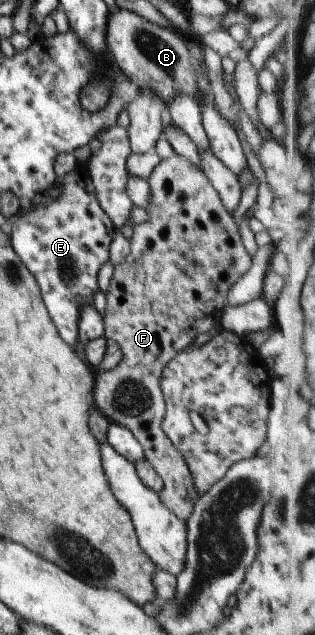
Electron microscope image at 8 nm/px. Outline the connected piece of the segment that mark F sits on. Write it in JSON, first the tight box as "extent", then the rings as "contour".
{"extent":[93,154,252,522],"contour":[[[175,154],[160,159],[154,171],[146,178],[150,183],[148,219],[136,224],[132,230],[130,255],[113,267],[112,279],[106,291],[107,305],[104,311],[104,336],[118,343],[124,357],[118,367],[110,371],[98,369],[94,373],[93,405],[112,424],[127,427],[143,445],[145,458],[163,481],[159,497],[168,510],[186,522],[199,498],[194,480],[182,454],[162,431],[165,401],[160,381],[166,365],[192,344],[198,335],[198,319],[210,316],[214,325],[225,308],[228,291],[250,269],[252,259],[242,244],[239,228],[232,214],[224,207],[218,191],[201,167],[196,167],[182,155]]]}

